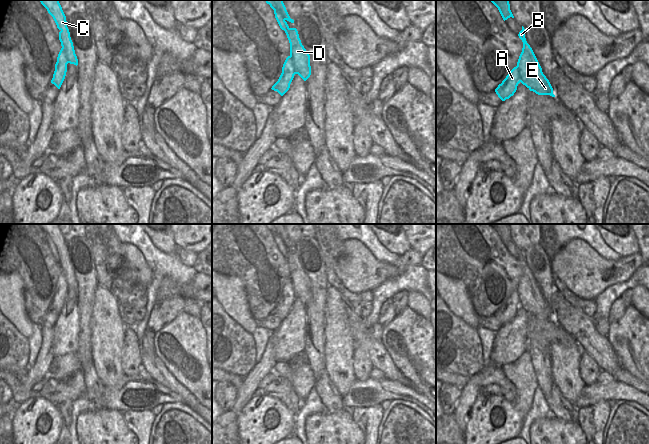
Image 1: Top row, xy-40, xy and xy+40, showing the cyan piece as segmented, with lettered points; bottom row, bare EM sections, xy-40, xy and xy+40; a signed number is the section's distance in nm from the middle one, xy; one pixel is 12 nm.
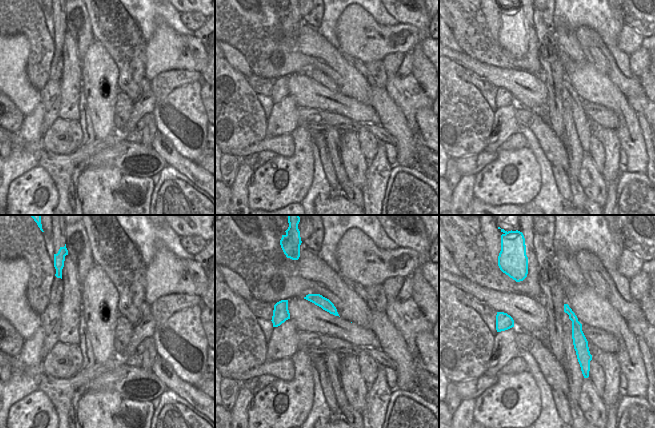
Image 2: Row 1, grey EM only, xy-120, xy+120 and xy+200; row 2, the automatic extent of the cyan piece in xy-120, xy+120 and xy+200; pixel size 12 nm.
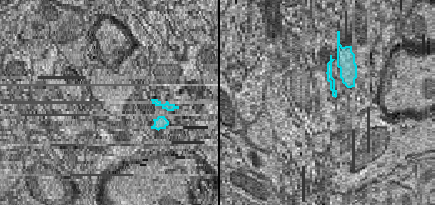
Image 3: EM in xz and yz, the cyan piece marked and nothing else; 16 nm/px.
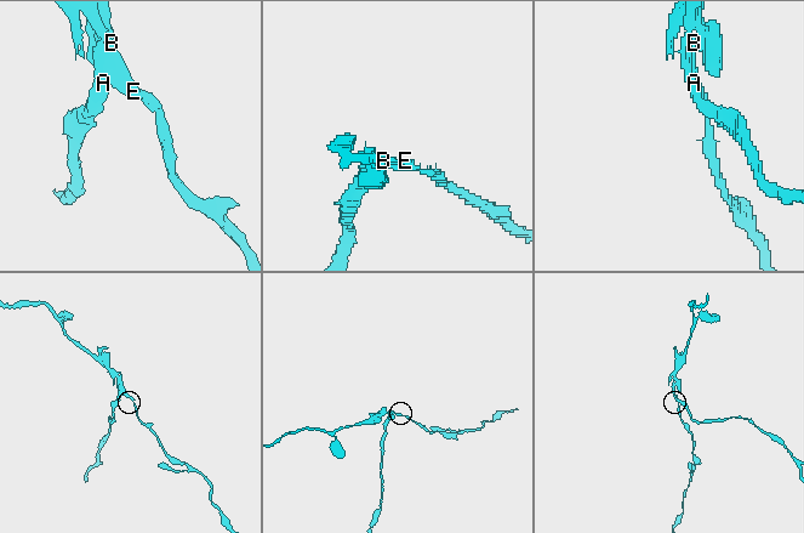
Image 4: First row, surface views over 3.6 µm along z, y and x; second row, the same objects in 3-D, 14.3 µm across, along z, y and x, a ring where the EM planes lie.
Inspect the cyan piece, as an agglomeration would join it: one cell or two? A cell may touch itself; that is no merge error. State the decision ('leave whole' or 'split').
split

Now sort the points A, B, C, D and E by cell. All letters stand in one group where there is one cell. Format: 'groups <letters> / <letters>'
groups A / B C D E

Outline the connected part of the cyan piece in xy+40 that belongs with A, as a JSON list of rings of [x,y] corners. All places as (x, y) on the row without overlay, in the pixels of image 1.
[[[516,290],[510,295],[502,307],[498,309],[495,316],[502,325],[505,325],[514,319],[520,305],[519,292]]]

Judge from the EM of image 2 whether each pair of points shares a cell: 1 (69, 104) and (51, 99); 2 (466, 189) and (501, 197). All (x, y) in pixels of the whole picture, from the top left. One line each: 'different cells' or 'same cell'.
1: different cells
2: different cells

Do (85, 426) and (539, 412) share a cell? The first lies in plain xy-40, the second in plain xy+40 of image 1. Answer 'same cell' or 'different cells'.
different cells

